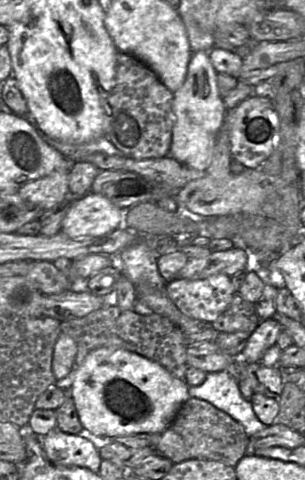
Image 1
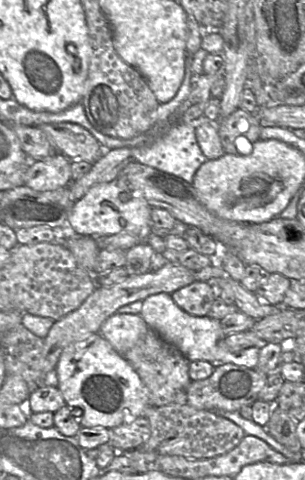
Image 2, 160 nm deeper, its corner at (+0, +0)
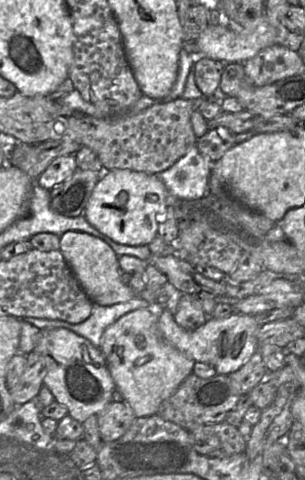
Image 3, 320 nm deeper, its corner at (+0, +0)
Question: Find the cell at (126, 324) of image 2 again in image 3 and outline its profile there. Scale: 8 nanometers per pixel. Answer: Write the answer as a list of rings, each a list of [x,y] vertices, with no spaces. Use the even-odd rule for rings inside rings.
[[[155,306],[130,311],[108,326],[100,350],[116,385],[136,417],[158,412],[162,402],[172,396],[187,376],[193,373],[195,361],[169,344],[158,329],[159,311]]]

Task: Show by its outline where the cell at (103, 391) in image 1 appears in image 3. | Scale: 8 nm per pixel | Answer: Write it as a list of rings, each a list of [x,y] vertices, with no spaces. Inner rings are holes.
[[[67,328],[43,329],[34,349],[46,359],[47,373],[43,385],[51,390],[55,400],[64,405],[68,413],[80,423],[91,415],[99,414],[113,401],[116,385],[100,348],[88,339]]]

